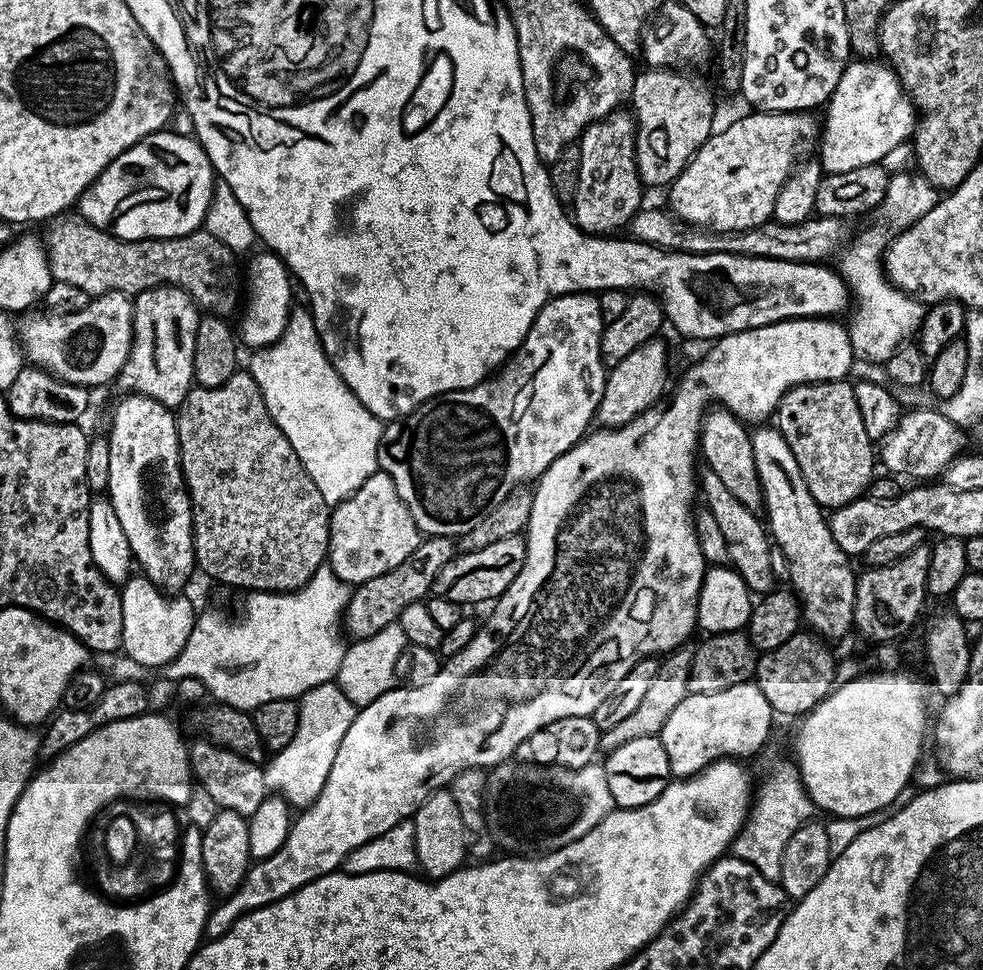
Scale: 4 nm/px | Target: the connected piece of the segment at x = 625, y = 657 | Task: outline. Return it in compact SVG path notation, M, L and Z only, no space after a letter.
M807 316L797 320L779 320L766 326L722 336L709 347L712 349L697 364L692 364L685 370L676 393L672 397L671 395L667 397L668 405L664 409L660 409L660 406L647 408L640 416L626 422L621 428L601 427L599 430L589 431L584 439L579 440L566 454L559 456L542 473L539 480L535 481L532 509L526 529L525 561L522 562L518 576L510 582L509 588L491 605L493 608L488 621L477 627L473 640L465 649L441 663L438 674L434 674L434 678L430 678L426 686L413 688L393 686L388 692L357 711L354 722L350 722L350 730L346 730L346 738L342 738L342 746L338 746L338 754L334 758L334 766L330 766L330 778L326 778L326 786L322 786L322 794L318 794L314 803L308 805L293 819L292 829L283 837L284 845L277 852L270 853L261 864L253 863L235 892L221 899L220 905L217 908L215 905L209 911L208 921L204 927L205 937L208 940L218 939L222 934L226 934L226 930L230 930L230 926L239 916L258 910L270 902L278 902L302 886L314 882L319 876L337 871L343 865L348 853L370 842L370 838L378 838L378 834L386 834L390 826L409 819L416 809L424 805L425 800L434 790L451 785L456 776L471 768L491 770L497 764L511 761L515 757L518 746L522 746L522 742L526 742L530 734L542 730L542 726L550 726L550 722L558 722L558 718L591 716L594 710L598 710L598 706L602 706L606 694L610 694L610 690L614 690L614 686L618 686L618 682L622 682L622 678L626 678L626 674L630 674L630 670L640 660L656 658L681 647L687 641L684 639L698 628L696 607L699 605L699 592L702 590L706 571L704 554L696 537L694 507L692 508L692 499L695 496L697 499L698 496L696 460L698 464L700 425L705 411L712 405L723 406L729 408L739 420L764 422L767 421L764 420L767 416L769 419L775 413L785 392L790 391L794 386L845 379L849 375L847 372L852 368L854 353L848 328L840 325L840 322L836 318Z

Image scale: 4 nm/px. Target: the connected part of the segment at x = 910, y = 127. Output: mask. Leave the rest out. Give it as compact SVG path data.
M856 58L844 67L838 86L828 99L824 120L822 116L822 135L819 137L820 154L818 161L825 173L842 174L846 170L858 170L858 166L870 166L884 161L886 154L899 144L905 143L915 133L918 112L912 97L904 91L900 80L887 63L876 58Z

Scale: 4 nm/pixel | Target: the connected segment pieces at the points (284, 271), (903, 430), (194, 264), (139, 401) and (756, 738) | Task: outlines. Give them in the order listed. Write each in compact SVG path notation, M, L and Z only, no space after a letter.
M260 250L260 253L249 262L248 272L246 268L246 284L246 299L239 313L241 316L238 336L243 343L245 340L249 344L249 349L265 348L278 342L278 338L282 338L282 330L286 330L288 315L294 307L294 301L292 301L294 280L283 260L275 252Z
M916 408L913 412L905 411L901 415L898 426L884 437L878 448L878 460L881 465L884 464L889 473L895 474L897 477L913 476L913 481L928 482L931 476L939 477L942 473L955 462L956 457L965 451L964 448L964 432L965 429L957 424L951 415L943 416L940 412L935 412L932 408Z
M83 218L75 219L53 223L46 235L53 280L78 286L78 290L86 290L89 298L107 292L135 294L171 284L190 294L197 308L205 313L228 318L237 311L242 300L242 272L236 269L238 256L218 242L214 234L197 230L169 240L123 240Z
M128 394L112 416L112 428L108 432L110 448L110 474L106 489L122 529L128 537L133 557L142 566L143 575L159 590L174 596L184 590L195 571L193 546L193 510L181 470L180 443L178 442L176 416L156 399L149 396Z
M749 682L747 684L739 684L738 686L730 686L730 690L718 690L718 694L690 694L682 702L678 702L678 707L675 708L674 714L670 714L670 718L666 718L666 726L662 726L659 738L666 750L666 754L670 758L670 770L673 777L697 776L703 768L710 766L716 760L748 758L744 756L754 755L767 742L768 735L772 732L772 720L774 721L774 713L770 702L766 702L766 694L762 694L762 690L758 690L758 686L754 682Z

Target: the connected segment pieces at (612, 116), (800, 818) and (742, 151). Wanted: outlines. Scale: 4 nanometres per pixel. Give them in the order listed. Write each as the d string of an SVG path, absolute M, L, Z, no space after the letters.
M617 110L586 126L578 141L578 151L578 194L574 194L570 215L576 227L589 236L611 237L619 233L616 232L619 228L627 229L645 203L646 188L640 182L636 165L636 121L633 113Z
M795 763L776 764L768 772L764 781L759 781L754 792L752 810L744 829L736 836L730 849L731 855L740 860L750 862L766 878L779 881L782 874L782 854L786 850L786 842L790 842L793 834L803 824L813 819L814 805L804 784L800 781L800 769Z
M798 112L749 113L721 132L713 131L680 177L672 181L667 192L675 219L714 232L741 232L773 219L780 187L793 173L798 158L805 155L808 143L817 139L818 120Z

